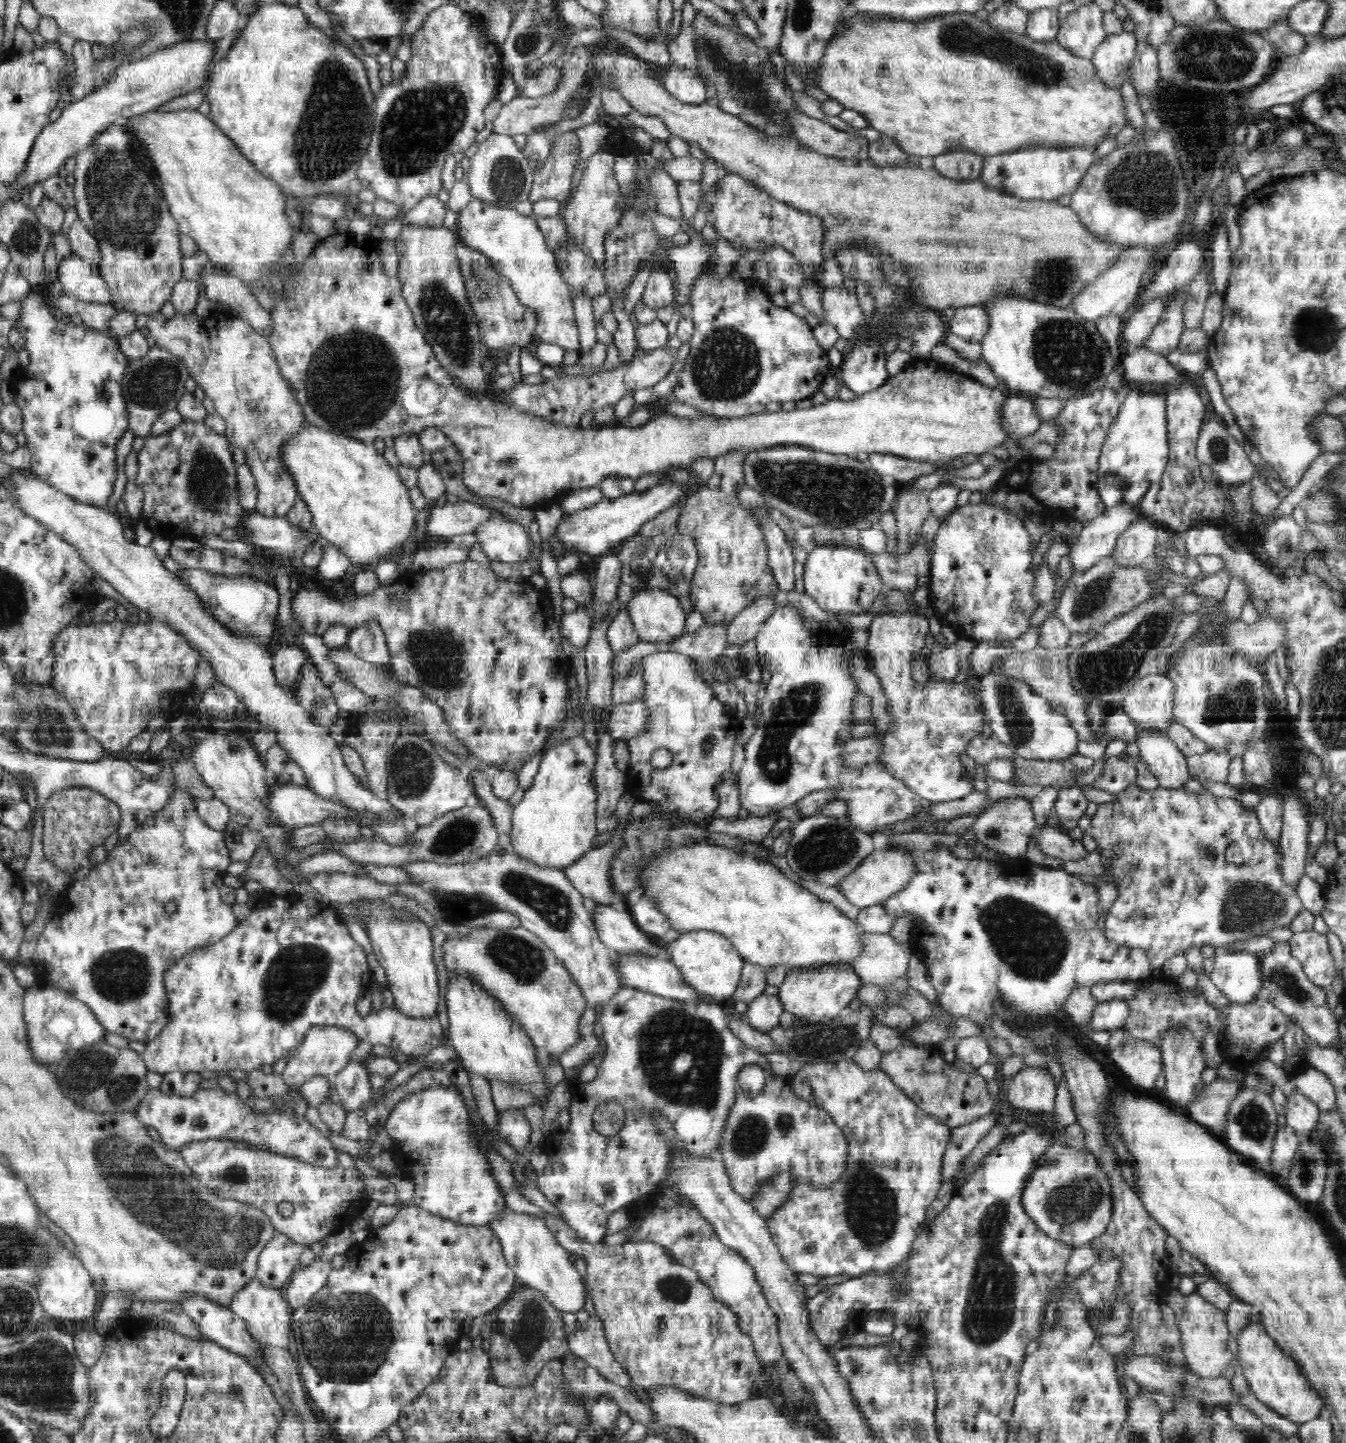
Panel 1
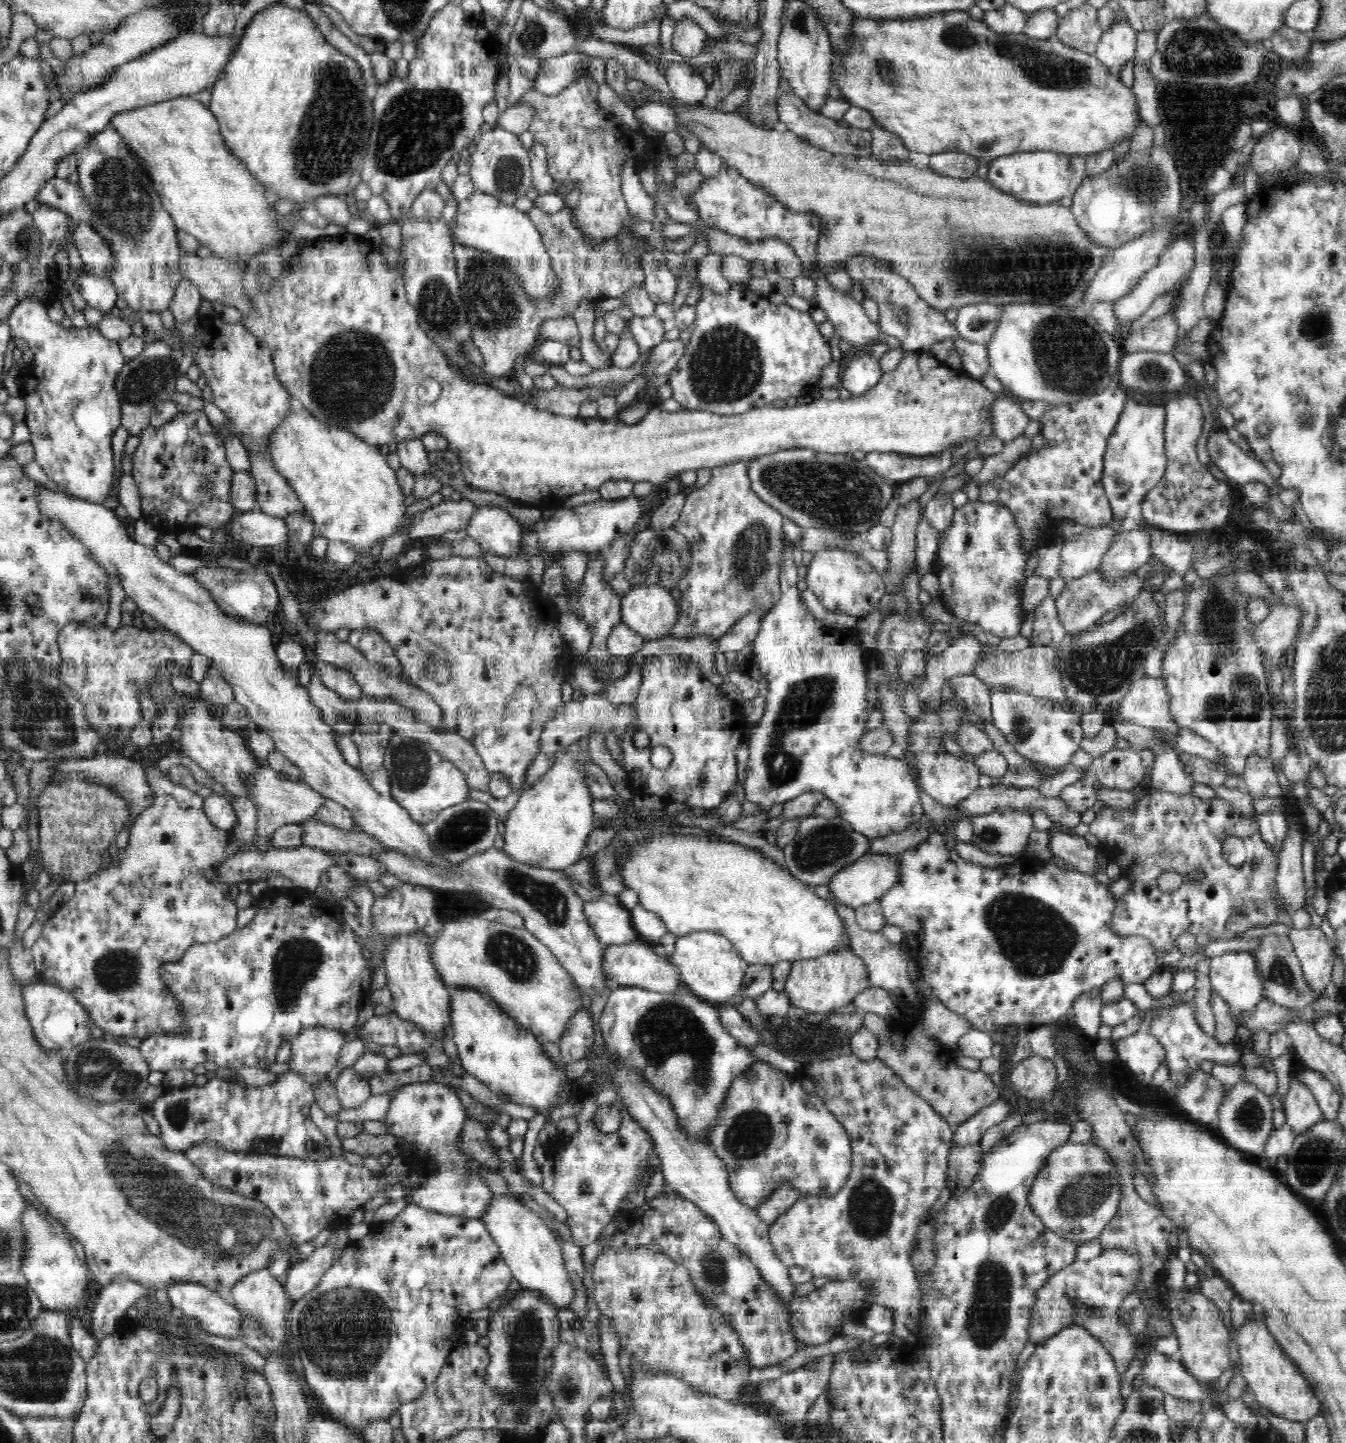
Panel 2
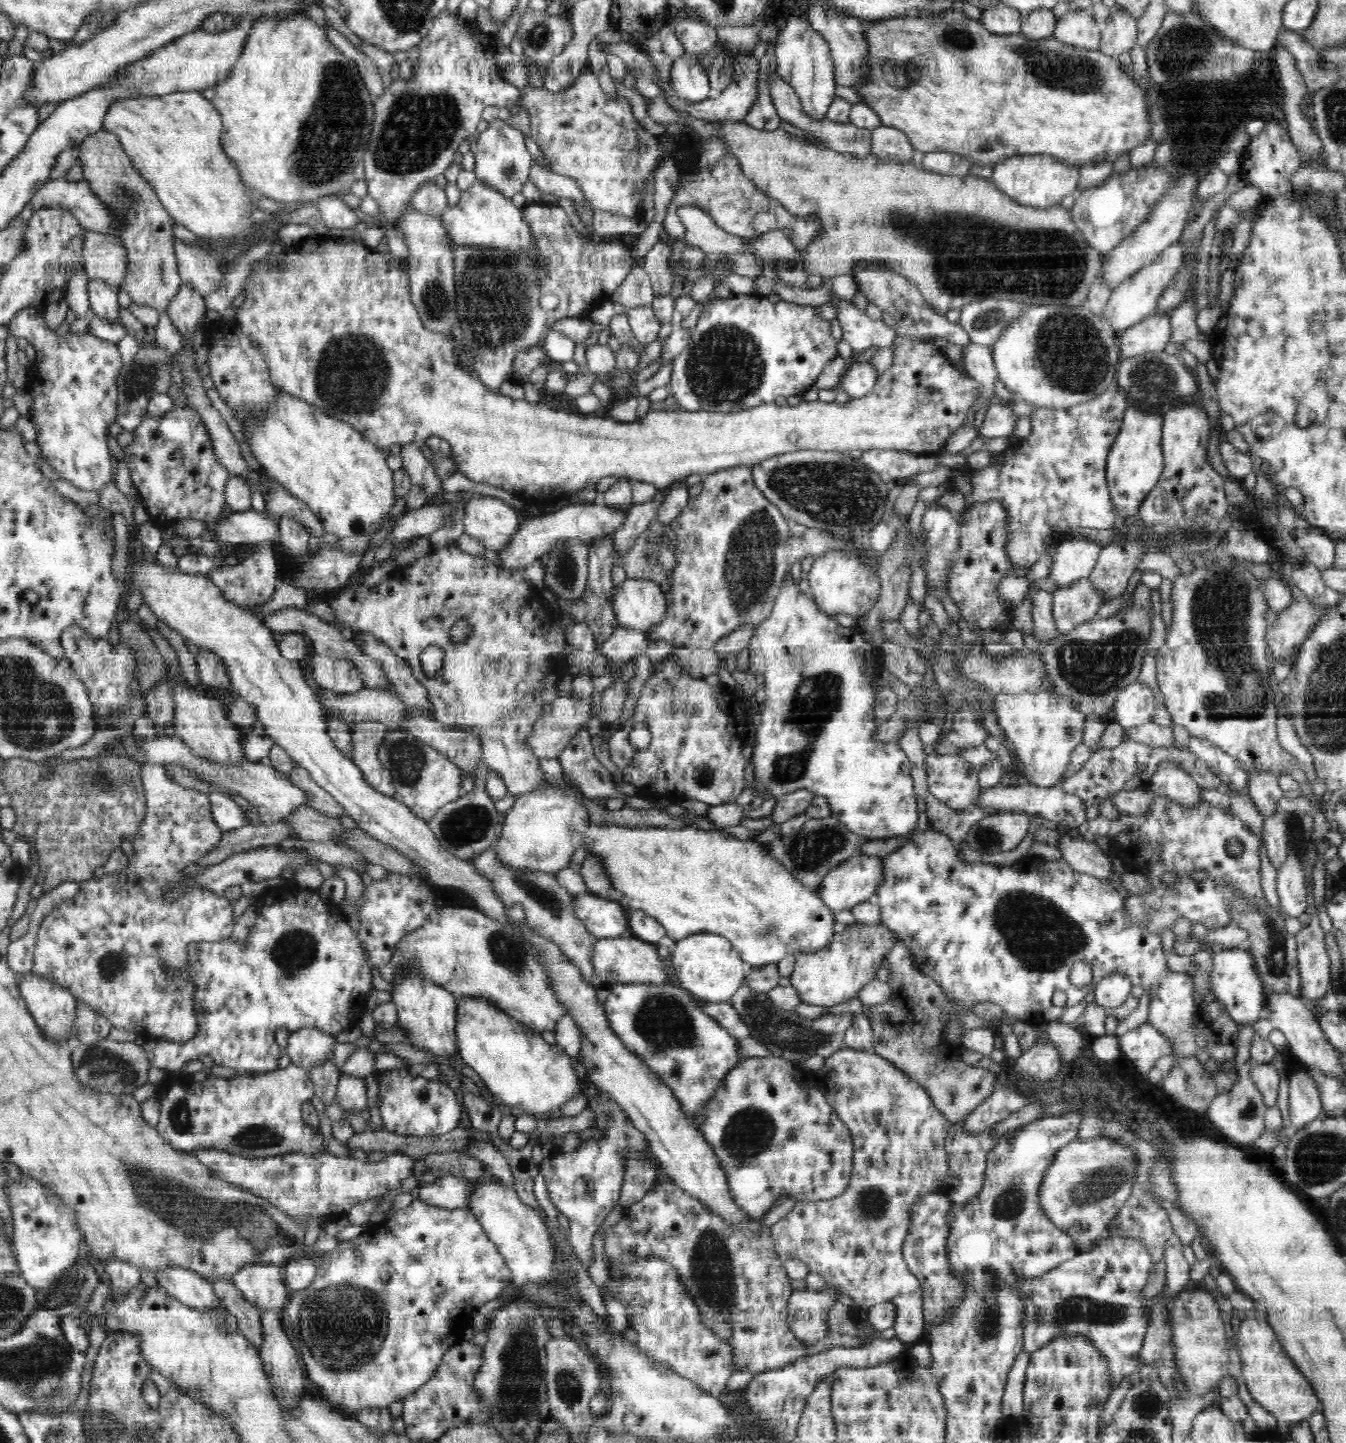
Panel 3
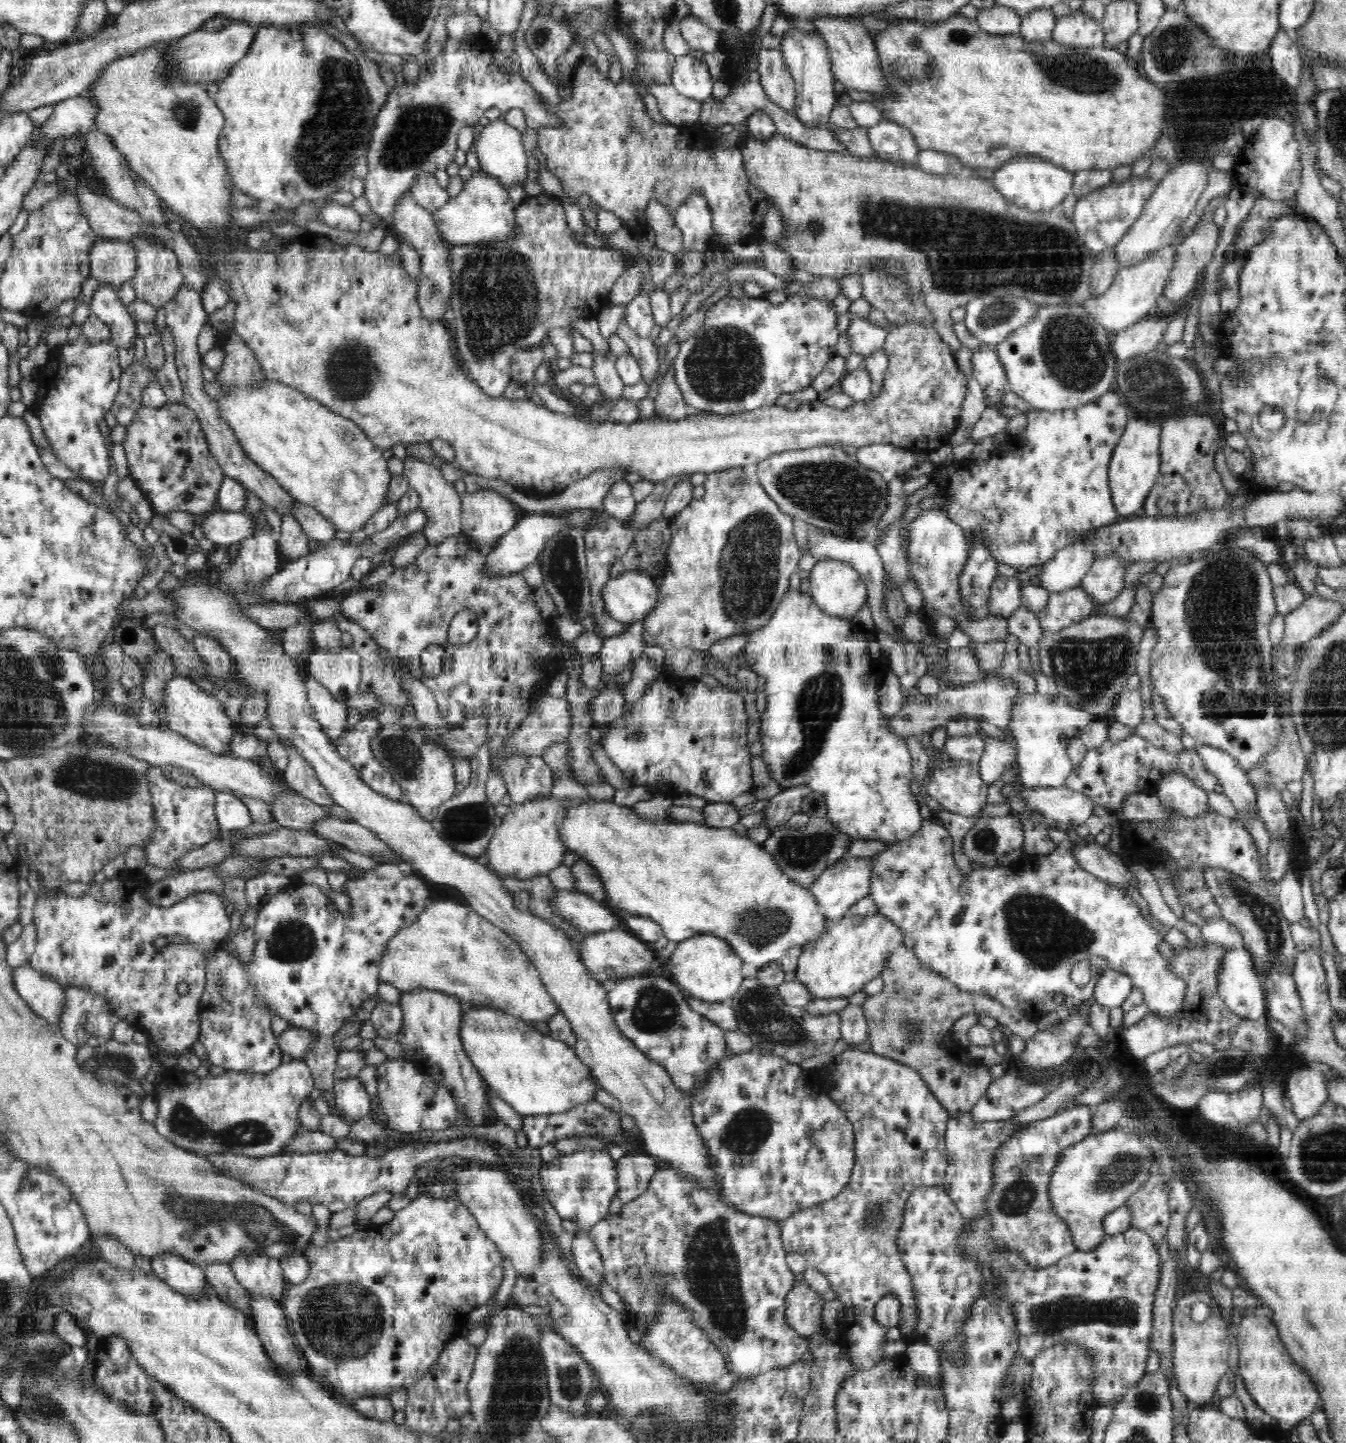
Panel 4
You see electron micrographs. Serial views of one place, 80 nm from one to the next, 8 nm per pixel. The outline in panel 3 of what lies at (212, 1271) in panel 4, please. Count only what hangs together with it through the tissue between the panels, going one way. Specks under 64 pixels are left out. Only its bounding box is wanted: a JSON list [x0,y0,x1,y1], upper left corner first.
[210,1279,264,1350]

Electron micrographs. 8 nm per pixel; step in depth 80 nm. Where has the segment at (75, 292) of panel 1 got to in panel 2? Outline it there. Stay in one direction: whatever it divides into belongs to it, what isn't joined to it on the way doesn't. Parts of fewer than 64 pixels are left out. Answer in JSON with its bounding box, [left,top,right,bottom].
[72,269,118,315]

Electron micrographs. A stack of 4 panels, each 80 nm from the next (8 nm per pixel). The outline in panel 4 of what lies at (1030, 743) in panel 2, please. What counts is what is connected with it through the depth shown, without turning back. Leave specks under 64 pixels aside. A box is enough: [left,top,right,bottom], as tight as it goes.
[1007,691,1100,789]

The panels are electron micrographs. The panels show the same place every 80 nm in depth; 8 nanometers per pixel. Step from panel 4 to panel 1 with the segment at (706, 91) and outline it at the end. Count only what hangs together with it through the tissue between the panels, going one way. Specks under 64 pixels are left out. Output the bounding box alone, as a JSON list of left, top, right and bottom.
[664,66,706,104]

